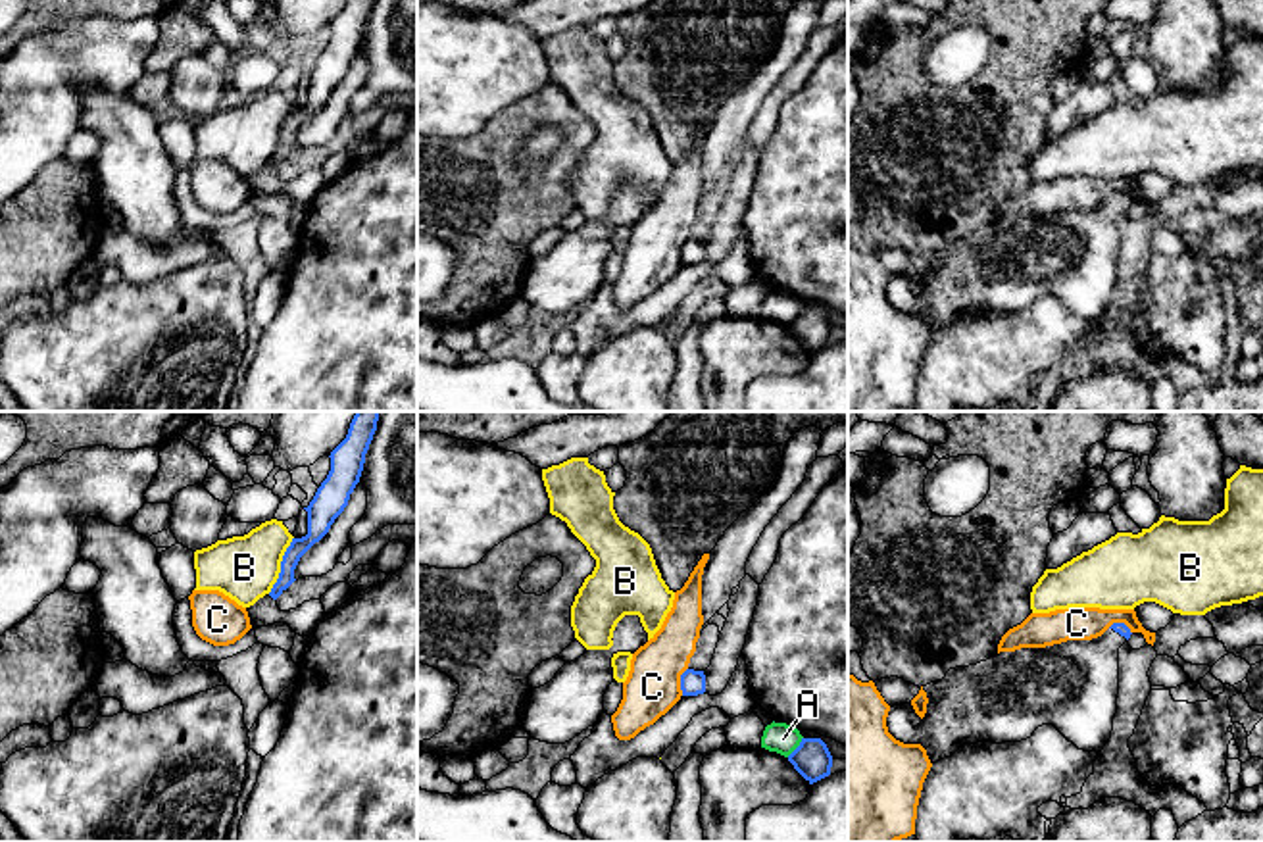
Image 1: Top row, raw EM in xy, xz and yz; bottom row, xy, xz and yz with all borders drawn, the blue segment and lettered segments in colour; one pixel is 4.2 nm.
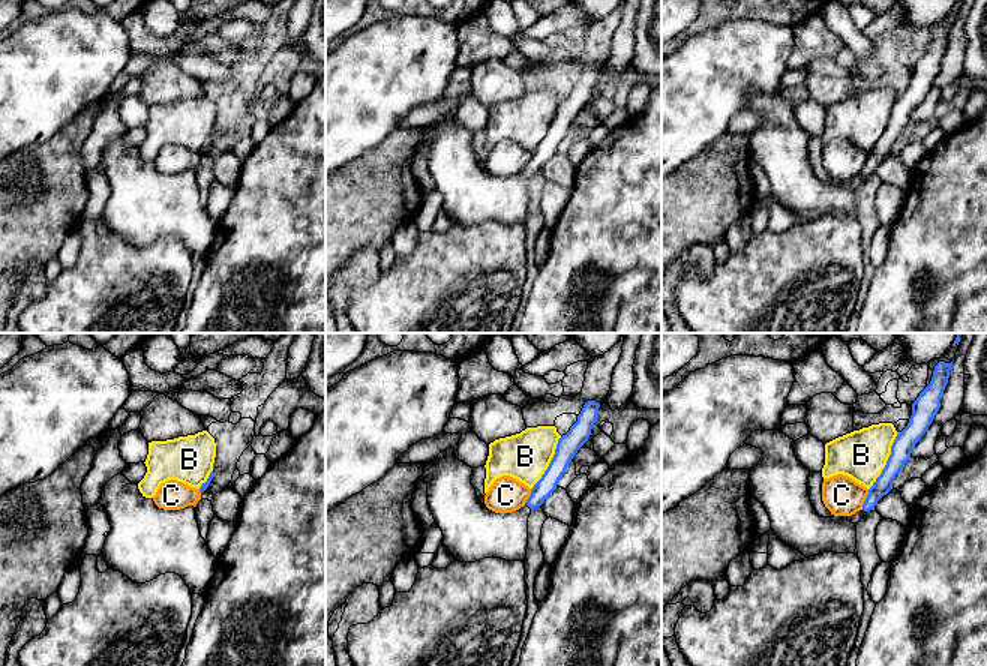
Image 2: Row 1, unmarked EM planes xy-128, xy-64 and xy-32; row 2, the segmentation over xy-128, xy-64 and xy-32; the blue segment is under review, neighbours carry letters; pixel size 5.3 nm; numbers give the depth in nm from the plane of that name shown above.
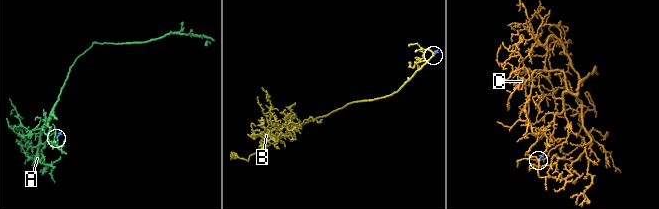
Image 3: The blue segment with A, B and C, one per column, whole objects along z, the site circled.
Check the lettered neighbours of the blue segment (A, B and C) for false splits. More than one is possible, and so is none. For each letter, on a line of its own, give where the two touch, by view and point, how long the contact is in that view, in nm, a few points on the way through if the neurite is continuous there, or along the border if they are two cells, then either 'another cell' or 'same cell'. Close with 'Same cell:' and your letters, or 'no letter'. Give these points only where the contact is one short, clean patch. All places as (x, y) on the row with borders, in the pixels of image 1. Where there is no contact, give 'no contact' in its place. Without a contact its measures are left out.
A: xz (798, 746) | 110 nm | another cell
B: xy (281, 566) | 260 nm | along xy (293, 537), (283, 556), (279, 577), (268, 593) | another cell
C: xz (681, 681) | 120 nm | along xz (687, 668), (681, 675), (681, 694) | another cell
Same cell: no letter

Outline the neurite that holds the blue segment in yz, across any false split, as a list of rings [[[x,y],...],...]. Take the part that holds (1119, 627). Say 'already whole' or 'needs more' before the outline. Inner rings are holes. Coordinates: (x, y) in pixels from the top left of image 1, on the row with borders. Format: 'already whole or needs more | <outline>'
needs more | [[[1113,623],[1092,640],[1000,652],[977,665],[950,669],[942,681],[923,686],[929,698],[923,719],[911,702],[890,707],[888,732],[904,744],[921,744],[930,763],[953,755],[965,744],[1027,740],[1042,725],[1053,725],[1078,750],[1102,752],[1117,713],[1119,648],[1130,634],[1125,623]]]

